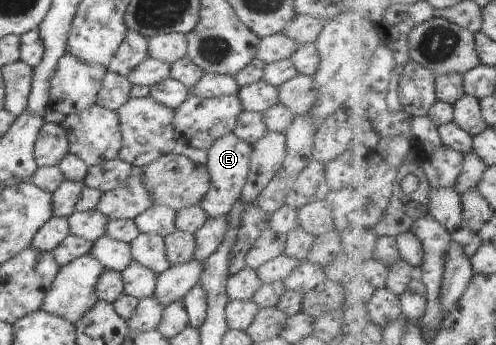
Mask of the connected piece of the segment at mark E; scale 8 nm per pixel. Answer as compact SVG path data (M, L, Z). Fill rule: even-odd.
M233 133L223 135L208 148L208 162L205 166L209 171L211 186L200 205L209 217L228 215L241 198L241 191L249 174L252 148L252 145L243 142Z

